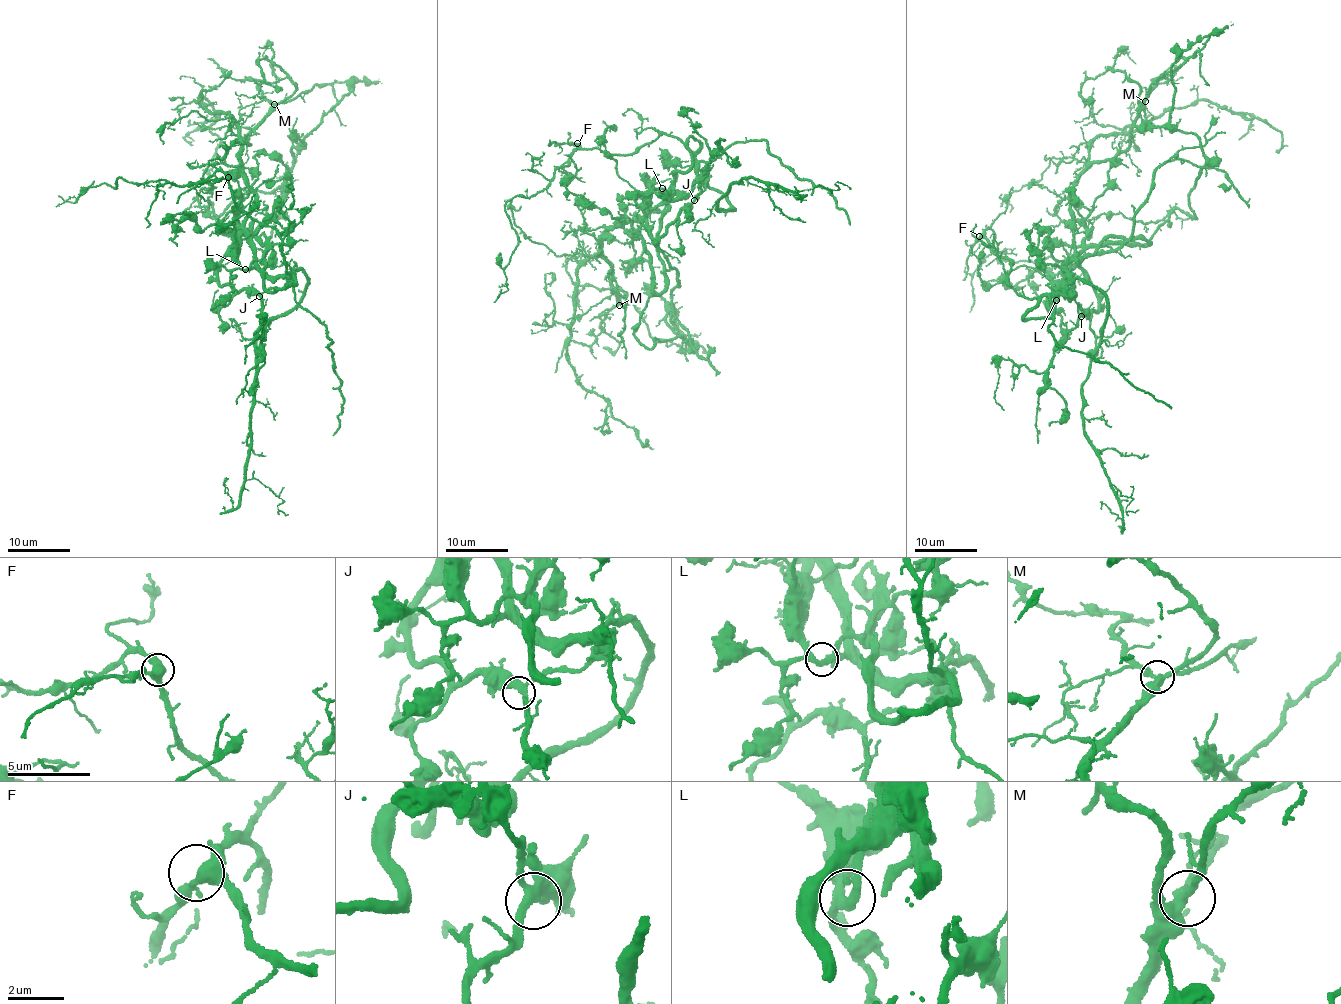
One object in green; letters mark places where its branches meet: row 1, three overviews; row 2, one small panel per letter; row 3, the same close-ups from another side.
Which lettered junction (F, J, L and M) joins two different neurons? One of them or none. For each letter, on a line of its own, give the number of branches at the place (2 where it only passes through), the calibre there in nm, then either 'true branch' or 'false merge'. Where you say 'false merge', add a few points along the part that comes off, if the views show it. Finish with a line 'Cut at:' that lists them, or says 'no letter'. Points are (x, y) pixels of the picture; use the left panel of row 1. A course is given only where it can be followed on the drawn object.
F: 3 | 360 nm | true branch
J: 3 | 280 nm | true branch
L: 3 | 240 nm | true branch
M: 3 | 360 nm | true branch
Cut at: no letter

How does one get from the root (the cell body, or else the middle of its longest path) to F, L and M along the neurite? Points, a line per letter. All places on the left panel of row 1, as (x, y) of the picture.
F: (264, 273), (283, 278), (292, 272), (286, 271), (280, 234), (240, 211), (228, 177)
L: (264, 273), (256, 260), (259, 249), (261, 258), (245, 268)
M: (264, 273), (243, 227), (254, 191), (242, 171), (240, 147), (274, 104)

